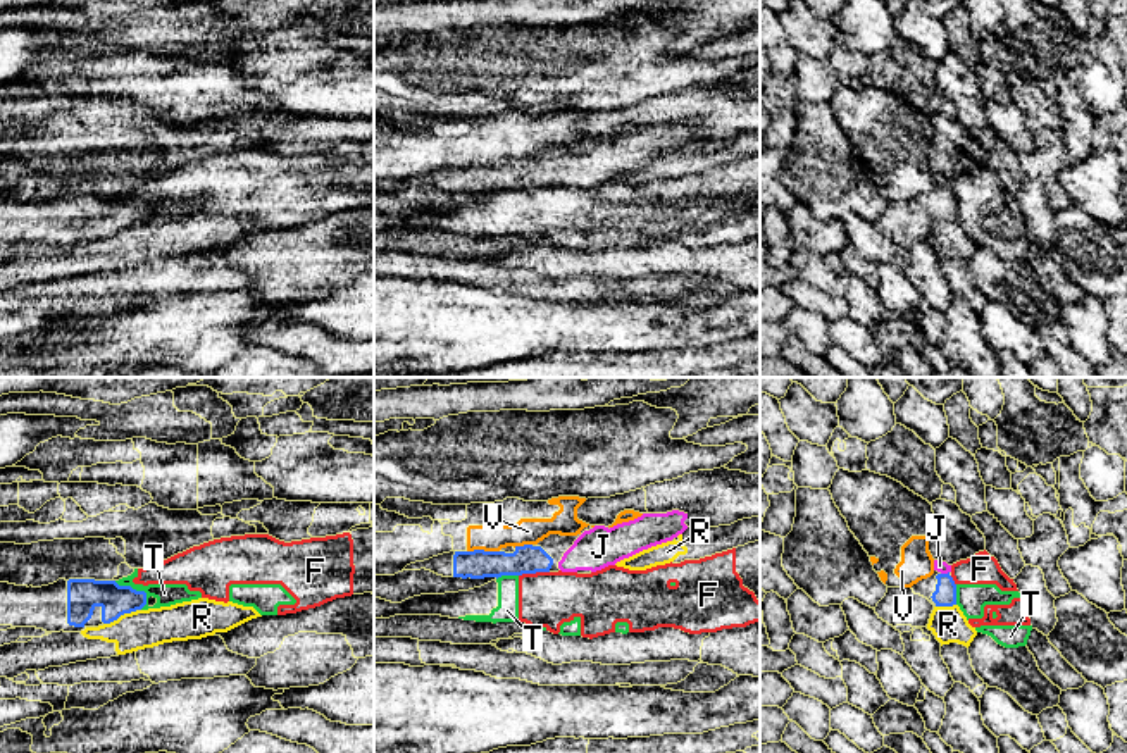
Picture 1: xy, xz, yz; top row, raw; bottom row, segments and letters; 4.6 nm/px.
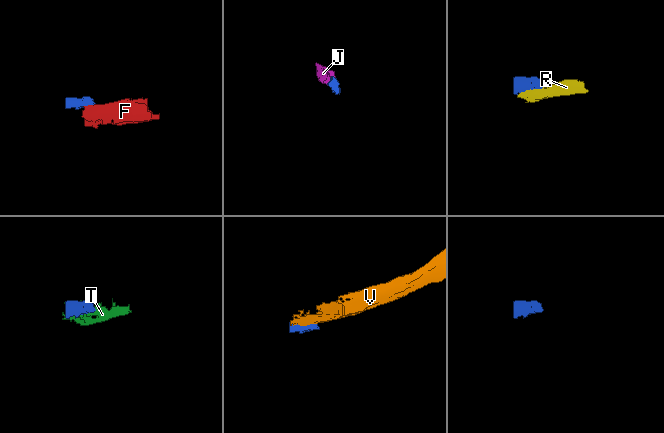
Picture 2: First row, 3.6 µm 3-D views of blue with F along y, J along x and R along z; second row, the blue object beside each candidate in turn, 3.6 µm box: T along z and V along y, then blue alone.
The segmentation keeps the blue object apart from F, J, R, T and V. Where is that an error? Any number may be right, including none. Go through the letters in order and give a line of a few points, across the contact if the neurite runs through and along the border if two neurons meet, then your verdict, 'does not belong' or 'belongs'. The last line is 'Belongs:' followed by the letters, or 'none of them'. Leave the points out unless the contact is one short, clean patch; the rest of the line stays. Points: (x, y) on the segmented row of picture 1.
F: line xz (548, 571), (519, 576); does not belong
J: line yz (945, 595), (945, 574), (940, 566); belongs
R: line xy (140, 609), (121, 614), (104, 624); does not belong
T: line xy (114, 581), (142, 590), (147, 603); does not belong
V: line xz (498, 550), (467, 552); does not belong
Belongs: J

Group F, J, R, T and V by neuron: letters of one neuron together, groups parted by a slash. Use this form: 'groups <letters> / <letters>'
groups F T / J / R / V

